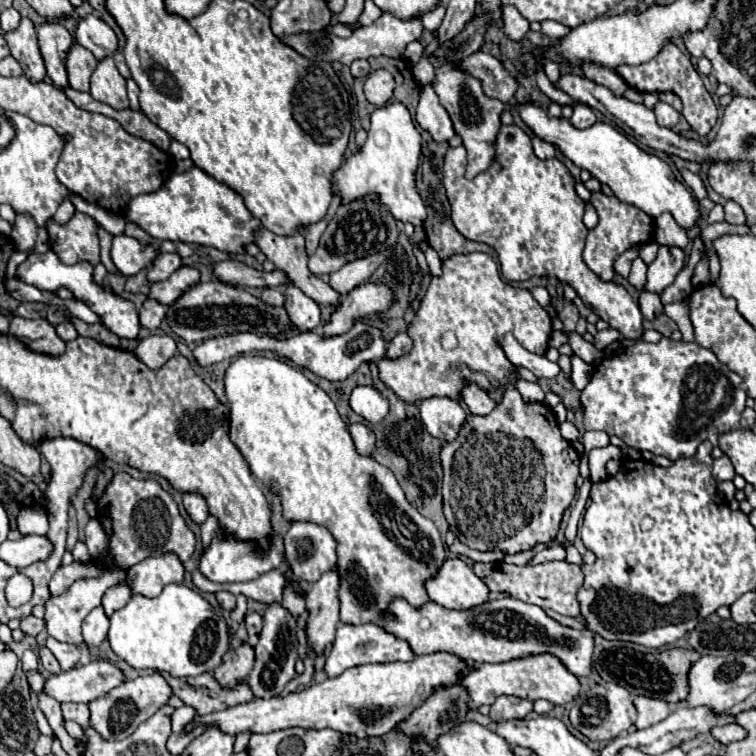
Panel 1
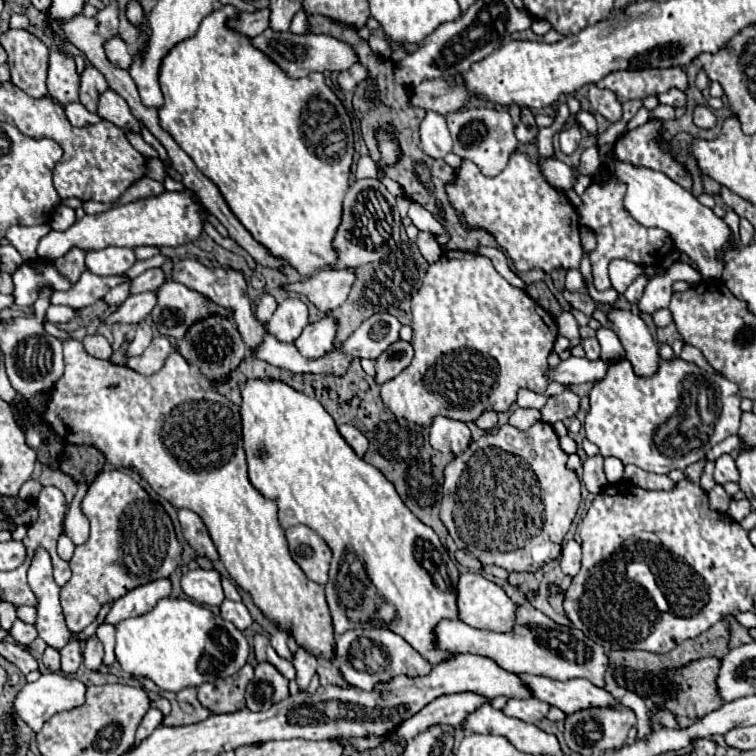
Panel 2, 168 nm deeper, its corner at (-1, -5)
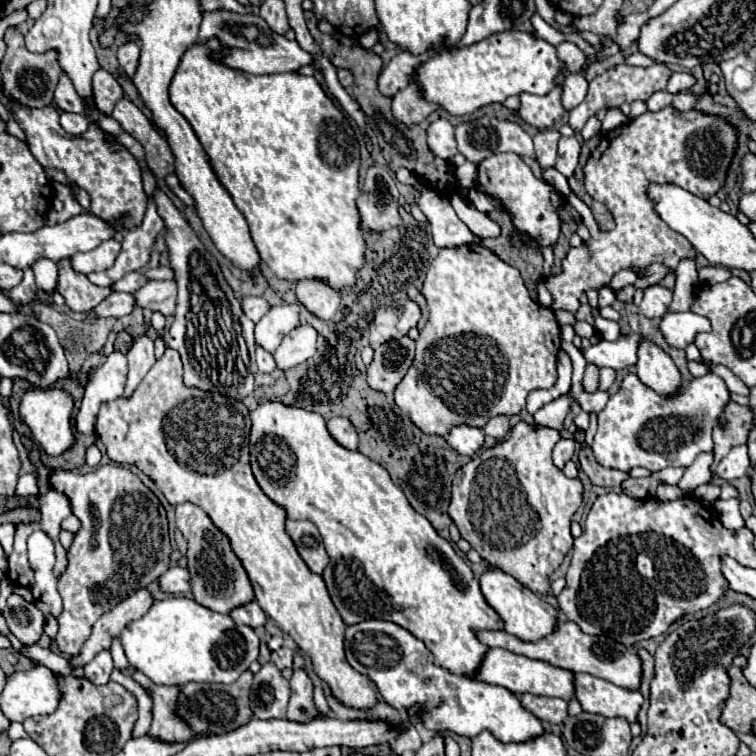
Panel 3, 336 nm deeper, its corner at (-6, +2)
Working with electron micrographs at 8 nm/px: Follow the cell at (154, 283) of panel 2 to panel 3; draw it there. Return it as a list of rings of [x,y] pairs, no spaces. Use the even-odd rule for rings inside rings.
[[[128,272],[118,282],[114,282],[110,288],[116,292],[136,292],[140,286],[144,286],[148,280],[142,272]]]

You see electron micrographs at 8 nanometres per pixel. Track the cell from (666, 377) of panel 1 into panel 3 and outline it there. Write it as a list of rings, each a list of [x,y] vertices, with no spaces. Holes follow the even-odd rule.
[[[628,374],[620,392],[610,396],[606,408],[598,414],[598,432],[592,442],[598,464],[610,470],[630,472],[636,466],[658,472],[668,466],[688,468],[700,452],[710,452],[712,428],[722,408],[730,402],[724,380],[716,374],[694,378],[672,398],[658,396],[644,386],[636,374]]]

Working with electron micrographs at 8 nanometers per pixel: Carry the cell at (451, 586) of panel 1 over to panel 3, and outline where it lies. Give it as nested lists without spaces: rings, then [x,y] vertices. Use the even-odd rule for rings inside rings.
[[[486,570],[480,578],[480,588],[486,598],[486,602],[498,612],[498,616],[504,620],[504,630],[524,642],[538,642],[550,632],[556,630],[558,612],[554,606],[538,598],[530,588],[520,584],[510,574],[504,574],[502,570]]]

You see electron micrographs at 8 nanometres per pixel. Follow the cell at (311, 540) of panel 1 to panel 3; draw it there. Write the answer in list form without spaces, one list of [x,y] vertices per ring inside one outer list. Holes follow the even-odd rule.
[[[286,520],[286,532],[292,538],[300,558],[314,574],[322,574],[330,558],[324,550],[322,536],[310,520]]]

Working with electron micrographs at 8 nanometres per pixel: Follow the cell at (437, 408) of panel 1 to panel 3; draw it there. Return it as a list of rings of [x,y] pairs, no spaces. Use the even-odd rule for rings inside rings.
[[[466,424],[454,426],[446,436],[446,442],[462,456],[476,456],[484,446],[484,432],[480,428],[470,428]]]

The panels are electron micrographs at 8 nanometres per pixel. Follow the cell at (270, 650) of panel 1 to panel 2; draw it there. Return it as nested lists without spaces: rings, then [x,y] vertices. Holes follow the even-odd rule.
[[[259,663],[255,667],[255,677],[247,685],[247,707],[251,711],[265,711],[287,695],[289,681],[271,663]]]

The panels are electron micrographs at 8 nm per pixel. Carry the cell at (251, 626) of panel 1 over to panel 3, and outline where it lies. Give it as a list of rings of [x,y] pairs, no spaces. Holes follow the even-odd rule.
[[[283,647],[271,653],[272,662],[282,670],[282,668],[292,668],[292,650]]]

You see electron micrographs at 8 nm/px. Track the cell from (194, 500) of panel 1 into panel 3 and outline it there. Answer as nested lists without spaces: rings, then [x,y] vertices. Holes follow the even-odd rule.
[[[184,502],[176,506],[176,526],[180,528],[182,536],[188,542],[186,558],[188,558],[188,572],[190,572],[190,586],[192,596],[198,604],[204,608],[210,608],[214,612],[230,614],[238,604],[248,604],[254,600],[254,590],[250,584],[250,578],[246,576],[246,570],[242,568],[242,562],[238,556],[234,556],[234,550],[230,548],[230,540],[226,534],[222,534],[210,520],[210,516],[196,504]]]

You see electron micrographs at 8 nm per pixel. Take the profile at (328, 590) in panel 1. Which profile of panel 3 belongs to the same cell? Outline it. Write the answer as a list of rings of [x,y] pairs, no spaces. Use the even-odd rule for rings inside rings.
[[[298,670],[292,674],[292,678],[288,680],[290,684],[290,704],[288,704],[288,714],[286,718],[292,722],[310,722],[318,718],[318,710],[314,708],[314,700],[312,700],[312,680],[308,678],[306,670]]]

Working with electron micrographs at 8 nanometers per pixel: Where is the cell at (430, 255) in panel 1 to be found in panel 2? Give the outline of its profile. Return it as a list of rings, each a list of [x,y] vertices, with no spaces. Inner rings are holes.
[[[419,233],[417,237],[417,247],[421,251],[421,255],[427,259],[427,263],[435,263],[439,257],[441,257],[441,247],[439,243],[433,239],[433,235],[429,233]]]

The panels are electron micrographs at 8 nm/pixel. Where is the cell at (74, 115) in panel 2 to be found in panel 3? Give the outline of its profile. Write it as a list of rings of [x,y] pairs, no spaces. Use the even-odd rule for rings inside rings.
[[[60,112],[60,124],[68,134],[80,136],[88,128],[88,118],[86,114],[70,114],[70,112]]]

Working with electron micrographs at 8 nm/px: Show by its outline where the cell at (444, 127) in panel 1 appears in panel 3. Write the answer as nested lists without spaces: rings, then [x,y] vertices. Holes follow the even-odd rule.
[[[438,118],[428,126],[428,146],[442,160],[454,158],[456,154],[454,126],[446,118]]]

